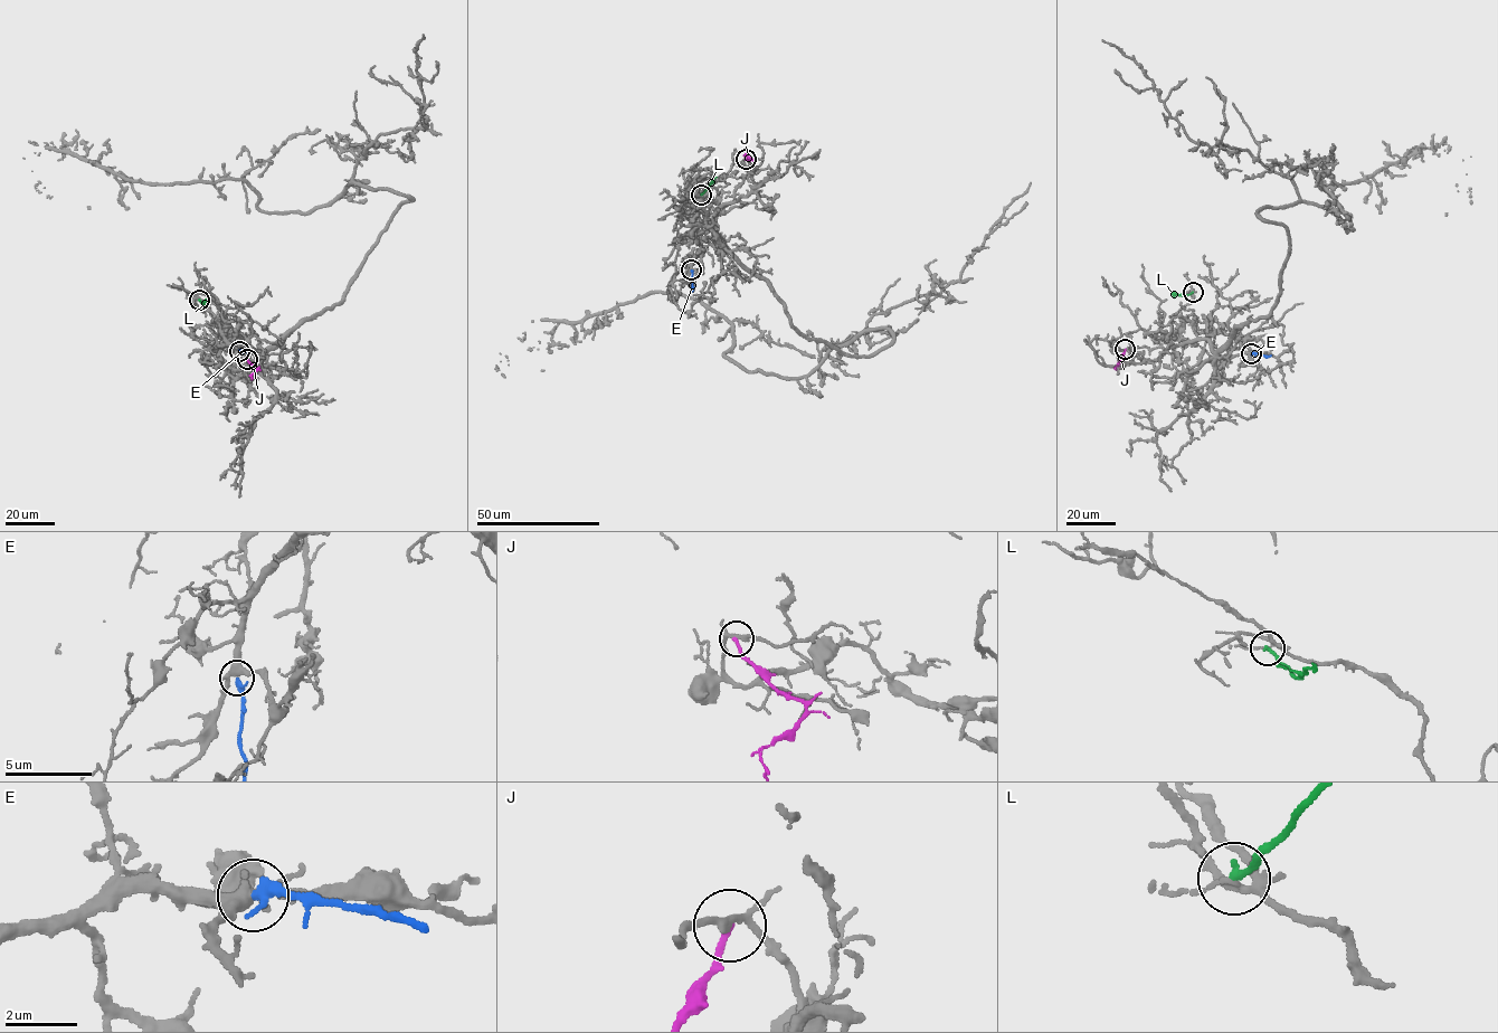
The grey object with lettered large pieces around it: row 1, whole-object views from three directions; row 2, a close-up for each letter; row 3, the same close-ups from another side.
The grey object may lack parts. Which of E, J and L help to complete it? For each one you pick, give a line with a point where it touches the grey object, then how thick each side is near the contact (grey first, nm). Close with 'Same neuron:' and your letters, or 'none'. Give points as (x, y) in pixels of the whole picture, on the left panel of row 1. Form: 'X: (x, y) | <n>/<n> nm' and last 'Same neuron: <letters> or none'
E: (239, 351) | 360/360 nm
Same neuron: E

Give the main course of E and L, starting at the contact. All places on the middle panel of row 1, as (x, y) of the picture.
E: (691, 271), (691, 291)
L: (701, 195), (712, 181)

